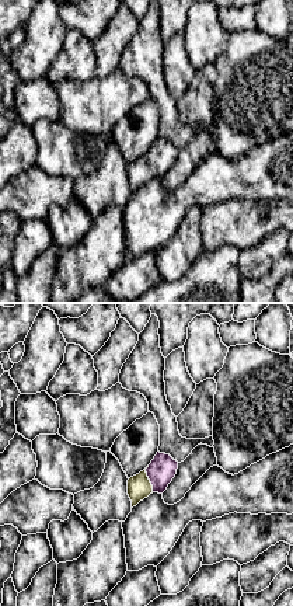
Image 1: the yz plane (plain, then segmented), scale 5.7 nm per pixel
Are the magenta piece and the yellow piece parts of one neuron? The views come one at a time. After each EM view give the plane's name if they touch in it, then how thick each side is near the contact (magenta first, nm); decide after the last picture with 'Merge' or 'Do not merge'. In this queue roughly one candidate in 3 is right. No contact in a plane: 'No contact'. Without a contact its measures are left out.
Touches magenta in yz. Thickness 160 nm (magenta) against 140 nm

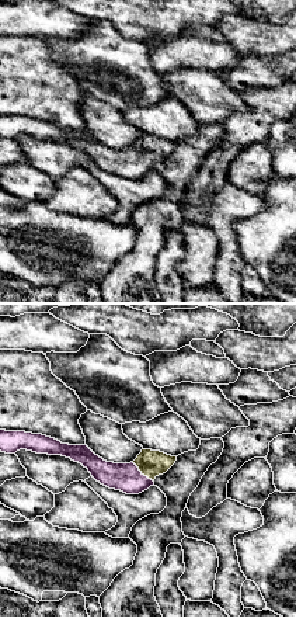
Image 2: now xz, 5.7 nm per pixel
Touches magenta in xz. Thickness 160 nm (magenta) against 150 nm

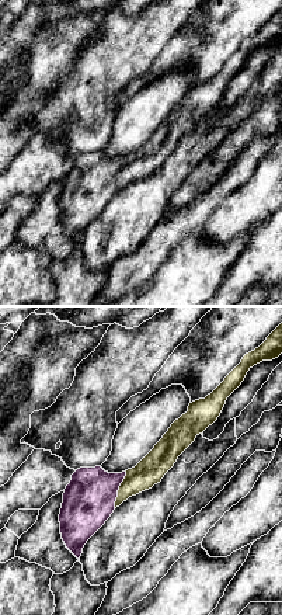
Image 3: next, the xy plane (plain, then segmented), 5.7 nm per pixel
Touches magenta in xy. Thickness 300 nm (magenta) against 160 nm

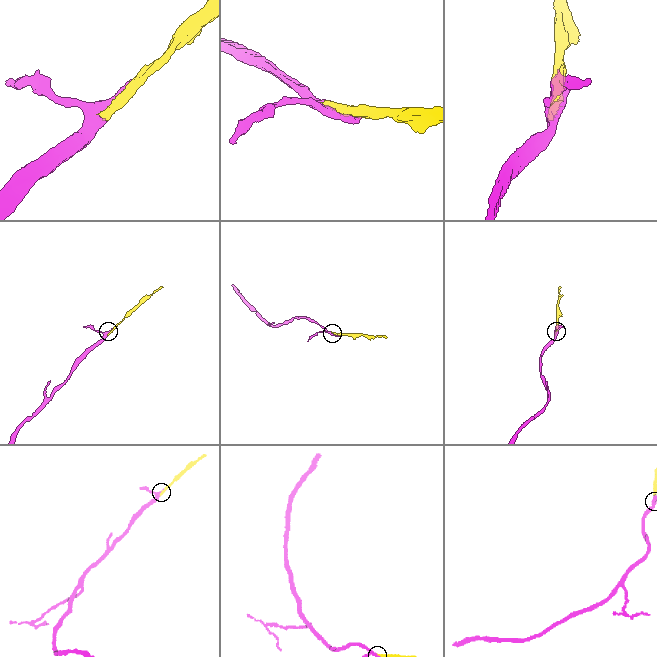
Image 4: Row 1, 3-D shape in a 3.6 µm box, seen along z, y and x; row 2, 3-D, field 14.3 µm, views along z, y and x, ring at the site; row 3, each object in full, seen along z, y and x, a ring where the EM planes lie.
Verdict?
Merge

